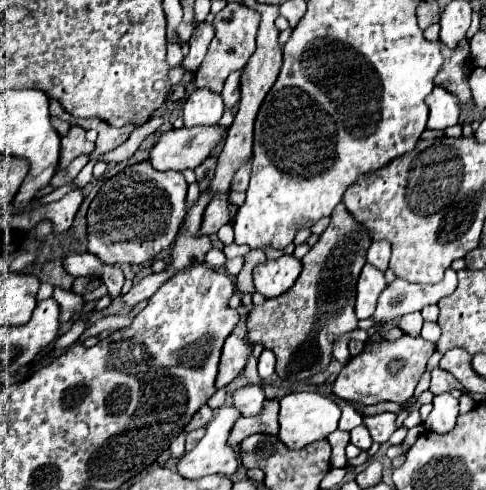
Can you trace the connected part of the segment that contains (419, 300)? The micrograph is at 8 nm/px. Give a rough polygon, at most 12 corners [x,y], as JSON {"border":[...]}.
{"border":[[449,268],[437,284],[395,278],[379,296],[381,322],[437,304],[457,288]]}

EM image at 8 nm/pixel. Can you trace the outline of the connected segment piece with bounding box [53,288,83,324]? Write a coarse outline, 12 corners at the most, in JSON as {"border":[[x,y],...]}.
{"border":[[55,288],[53,298],[61,308],[61,324],[83,308],[83,298]]}

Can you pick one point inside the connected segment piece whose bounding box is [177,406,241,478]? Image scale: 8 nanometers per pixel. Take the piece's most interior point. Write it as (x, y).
(212, 455)

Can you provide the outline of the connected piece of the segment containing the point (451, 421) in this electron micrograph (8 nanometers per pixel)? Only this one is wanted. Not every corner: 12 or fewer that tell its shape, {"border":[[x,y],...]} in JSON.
{"border":[[449,392],[433,398],[423,426],[449,434],[459,416],[457,398]]}

